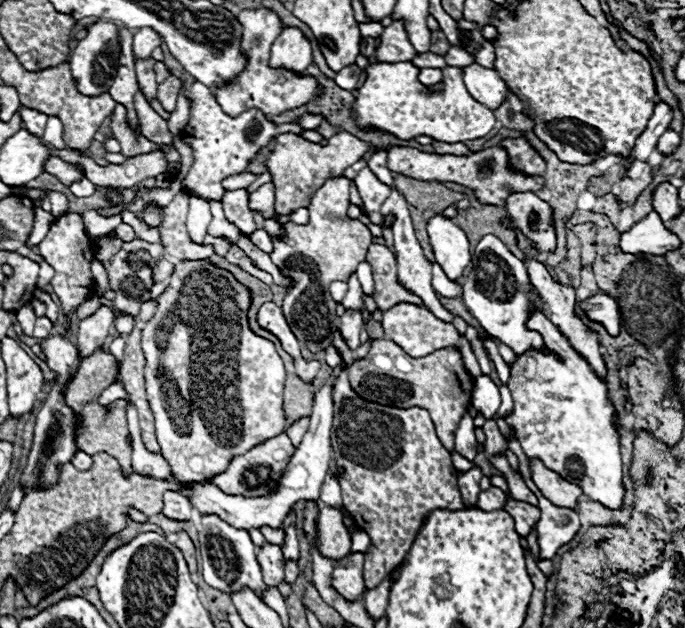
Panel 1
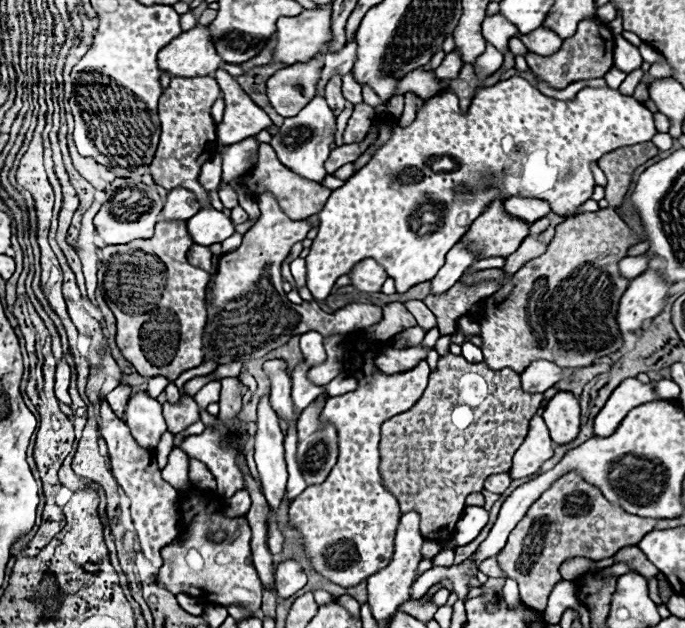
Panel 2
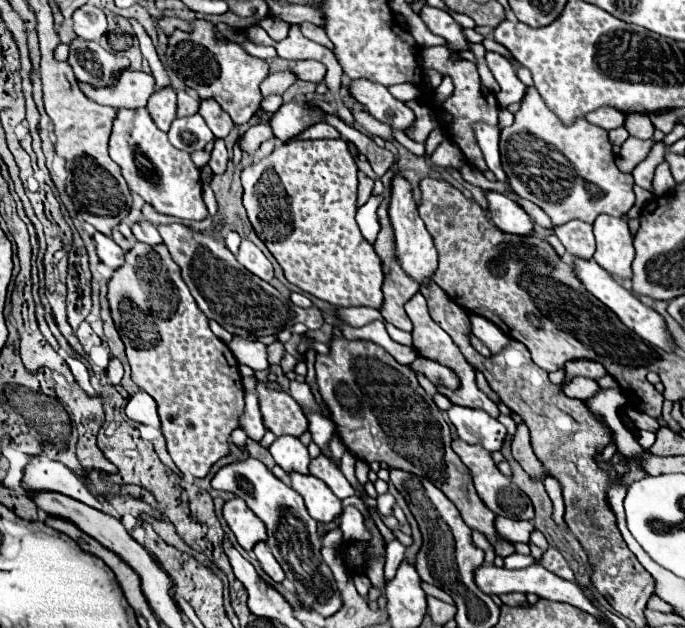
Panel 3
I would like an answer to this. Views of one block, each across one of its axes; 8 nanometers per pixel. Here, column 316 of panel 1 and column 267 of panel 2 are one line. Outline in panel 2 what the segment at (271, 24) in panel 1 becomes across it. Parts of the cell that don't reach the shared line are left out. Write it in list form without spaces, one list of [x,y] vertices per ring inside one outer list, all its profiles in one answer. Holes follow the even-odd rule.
[[[316,56],[308,64],[294,64],[276,72],[268,84],[268,100],[274,110],[284,116],[296,116],[316,94],[316,84],[320,80],[324,56]]]

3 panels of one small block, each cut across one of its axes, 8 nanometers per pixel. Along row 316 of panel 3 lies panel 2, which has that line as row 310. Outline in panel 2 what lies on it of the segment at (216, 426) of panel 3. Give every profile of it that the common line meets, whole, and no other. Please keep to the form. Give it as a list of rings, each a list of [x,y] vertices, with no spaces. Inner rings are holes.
[[[174,220],[156,224],[150,240],[102,248],[106,266],[102,292],[118,322],[116,344],[140,376],[166,376],[174,382],[182,372],[200,366],[200,334],[204,334],[208,318],[204,294],[210,274],[188,262],[186,252],[192,244],[186,222]],[[158,260],[166,268],[164,278],[162,270],[158,272]]]

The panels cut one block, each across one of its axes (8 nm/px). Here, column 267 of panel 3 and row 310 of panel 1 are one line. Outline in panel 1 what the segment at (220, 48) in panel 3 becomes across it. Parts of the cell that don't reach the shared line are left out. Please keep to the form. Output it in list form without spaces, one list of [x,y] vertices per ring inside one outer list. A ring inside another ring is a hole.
[[[72,212],[72,214],[56,218],[46,238],[38,244],[38,248],[40,248],[40,256],[54,268],[54,278],[50,280],[52,292],[58,296],[60,306],[66,312],[66,316],[74,314],[82,302],[94,296],[94,280],[90,272],[90,264],[94,260],[94,242],[84,230],[82,216]]]

